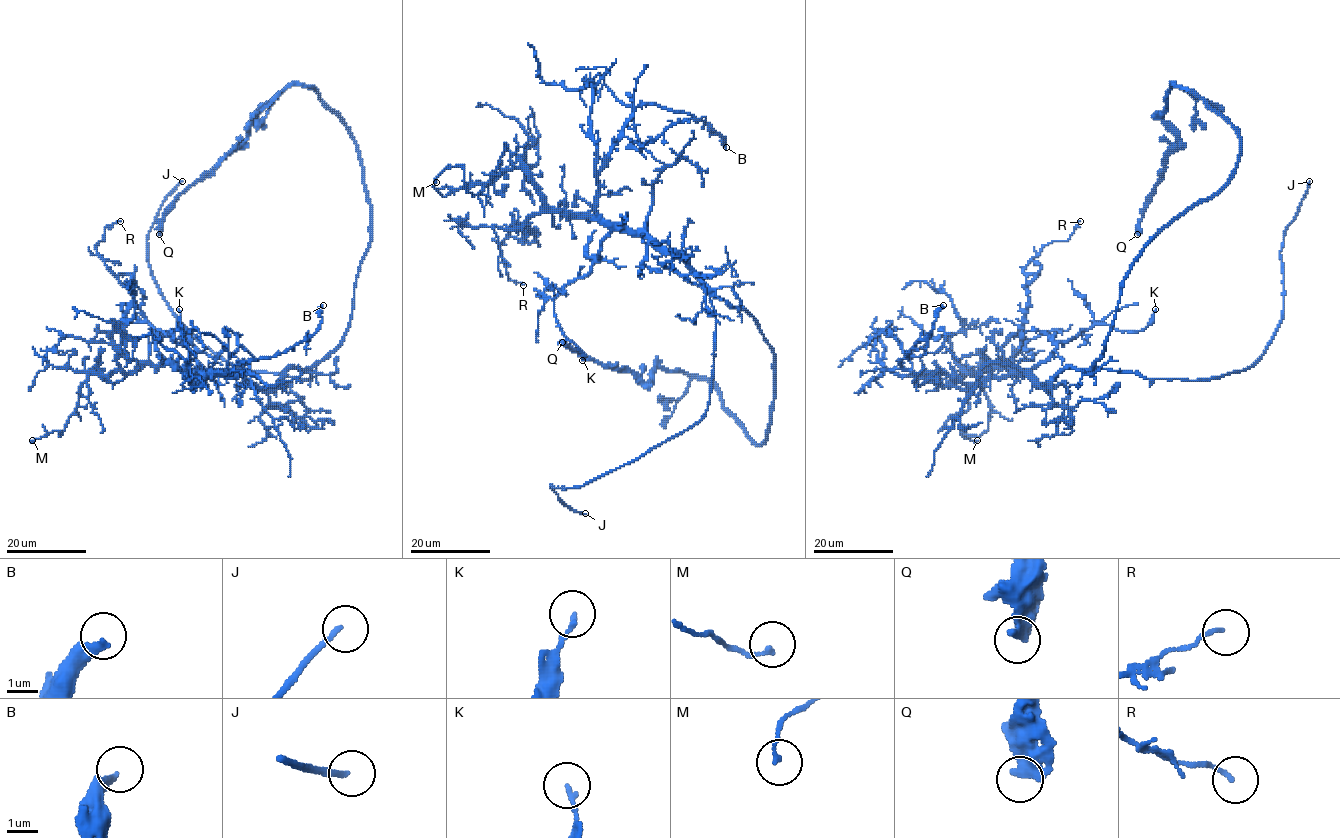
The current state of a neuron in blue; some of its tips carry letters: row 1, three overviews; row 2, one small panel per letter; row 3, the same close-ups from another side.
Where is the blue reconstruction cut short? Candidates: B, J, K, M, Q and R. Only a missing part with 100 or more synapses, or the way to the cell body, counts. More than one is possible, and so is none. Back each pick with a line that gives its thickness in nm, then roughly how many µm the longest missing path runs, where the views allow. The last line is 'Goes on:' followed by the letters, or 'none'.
J: 160 nm thick; about 30 µm are missing
Goes on: J

